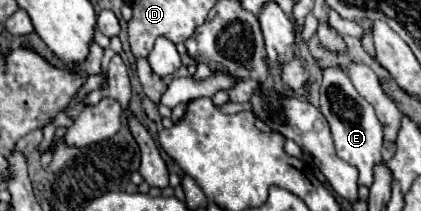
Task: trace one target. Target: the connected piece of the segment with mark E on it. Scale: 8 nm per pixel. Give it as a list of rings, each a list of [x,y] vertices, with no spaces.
[[[330,66],[322,70],[320,110],[330,124],[338,158],[342,158],[360,172],[358,186],[370,188],[374,182],[374,166],[382,162],[382,124],[378,122],[372,104],[368,104],[356,92],[350,78],[344,72],[340,72],[340,68]]]

